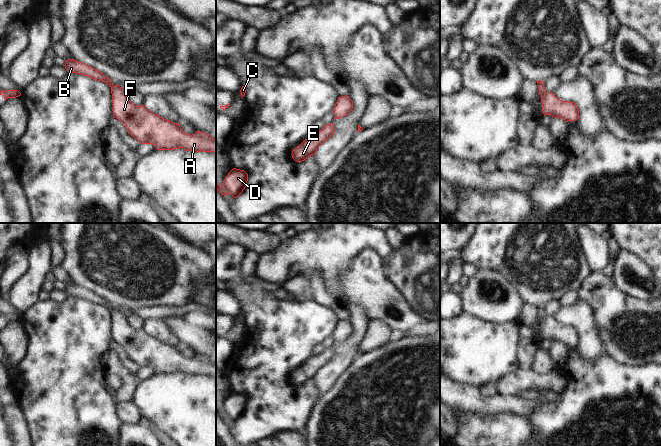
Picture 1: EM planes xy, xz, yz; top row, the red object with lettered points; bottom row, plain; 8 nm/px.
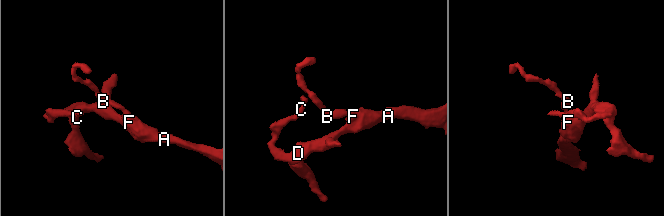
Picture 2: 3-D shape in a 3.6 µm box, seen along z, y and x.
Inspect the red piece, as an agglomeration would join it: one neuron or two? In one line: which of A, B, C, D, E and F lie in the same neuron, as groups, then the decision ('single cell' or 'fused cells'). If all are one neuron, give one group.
groups A B C D E F; single cell

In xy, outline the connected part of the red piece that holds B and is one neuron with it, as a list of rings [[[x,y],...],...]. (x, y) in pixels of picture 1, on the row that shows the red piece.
[[[74,59],[65,61],[69,73],[78,73],[111,87],[113,116],[121,121],[129,134],[141,144],[152,144],[157,150],[184,148],[186,151],[216,153],[216,140],[210,135],[196,131],[190,135],[181,130],[180,124],[166,120],[151,112],[145,105],[136,106],[127,97],[127,91],[113,85],[103,73]]]

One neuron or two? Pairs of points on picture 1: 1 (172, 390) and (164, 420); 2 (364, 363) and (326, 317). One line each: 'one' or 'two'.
1: one
2: two

